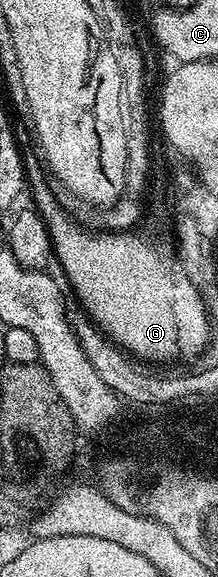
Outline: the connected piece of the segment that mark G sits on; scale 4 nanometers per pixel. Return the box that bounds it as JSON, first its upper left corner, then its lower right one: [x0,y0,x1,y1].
[22,150,197,363]

